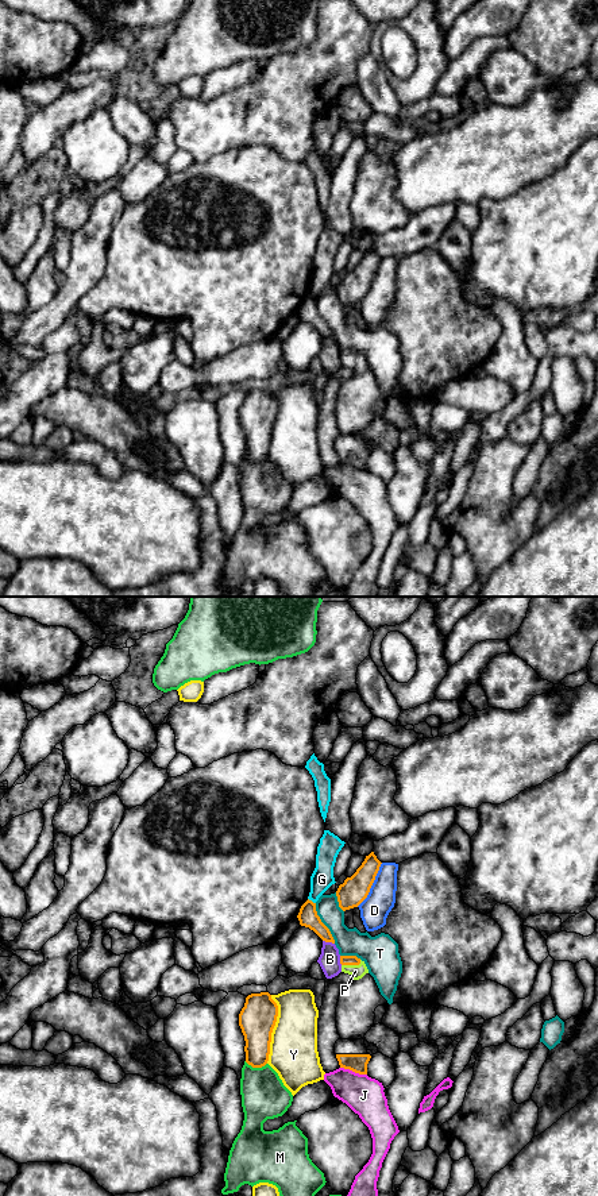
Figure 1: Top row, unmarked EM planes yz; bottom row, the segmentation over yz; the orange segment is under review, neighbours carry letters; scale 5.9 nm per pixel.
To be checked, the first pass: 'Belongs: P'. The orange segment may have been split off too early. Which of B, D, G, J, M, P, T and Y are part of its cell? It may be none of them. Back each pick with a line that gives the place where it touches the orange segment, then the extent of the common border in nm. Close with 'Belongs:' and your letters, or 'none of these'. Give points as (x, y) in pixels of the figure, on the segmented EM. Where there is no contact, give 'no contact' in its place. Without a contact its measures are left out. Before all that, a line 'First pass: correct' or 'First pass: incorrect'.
First pass: correct
P: contact yz (351, 964); length 120 nm
Belongs: P

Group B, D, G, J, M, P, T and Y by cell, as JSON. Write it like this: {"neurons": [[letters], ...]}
{"neurons": [["B"], ["D"], ["G"], ["J"], ["M"], ["P"], ["T"], ["Y"]]}

